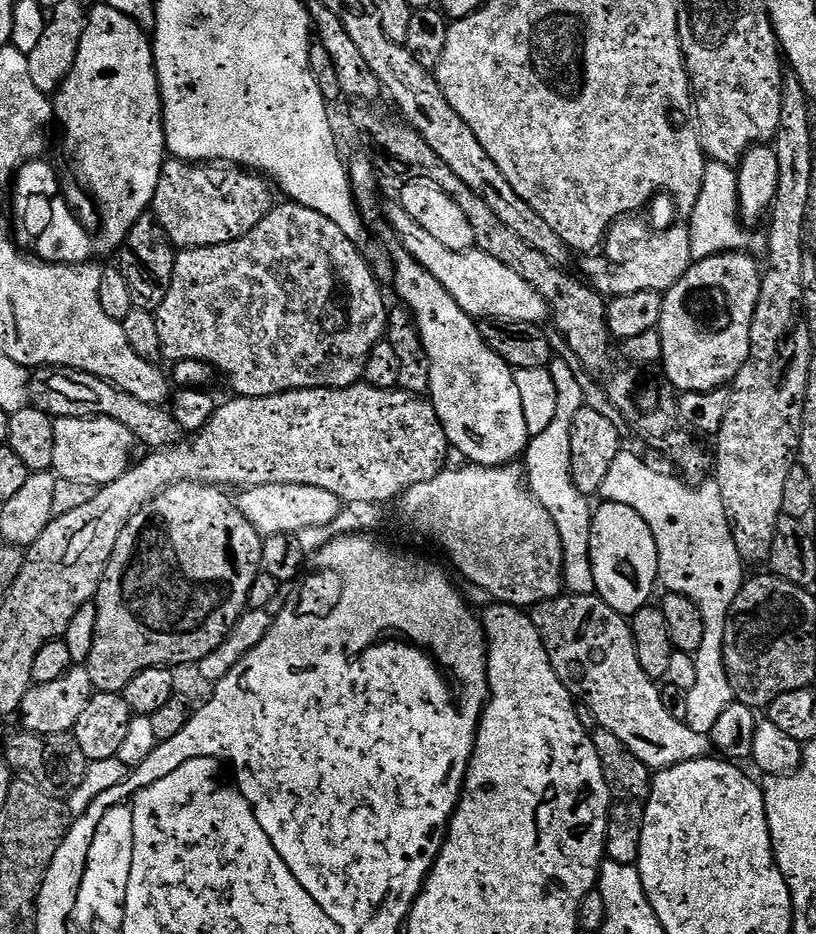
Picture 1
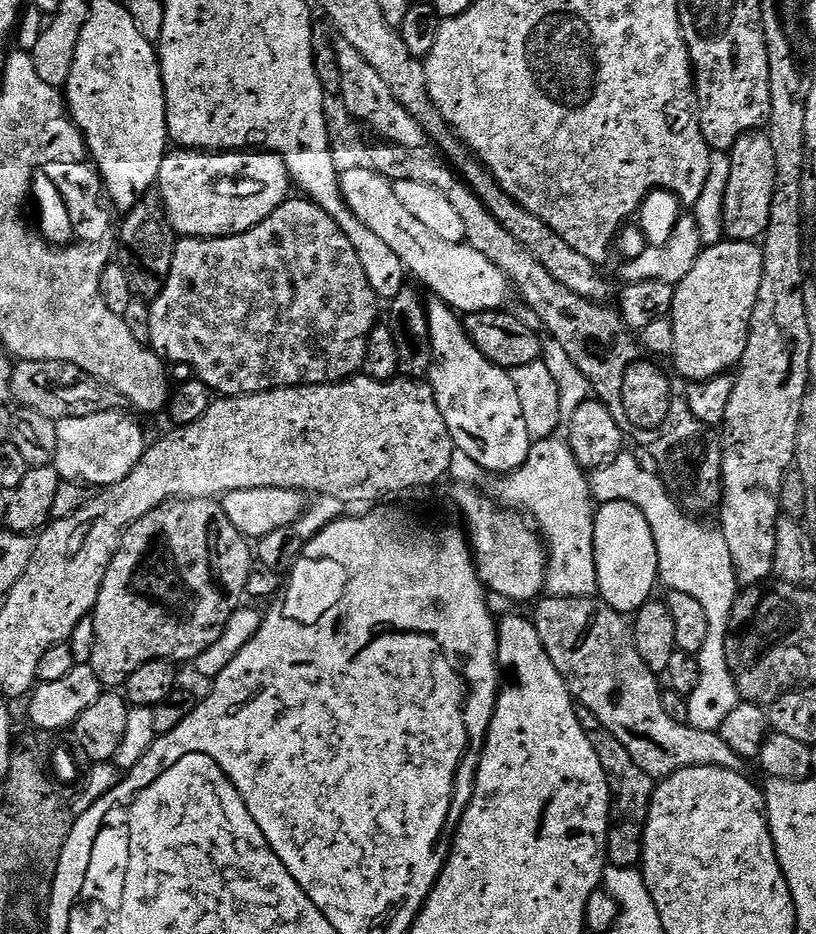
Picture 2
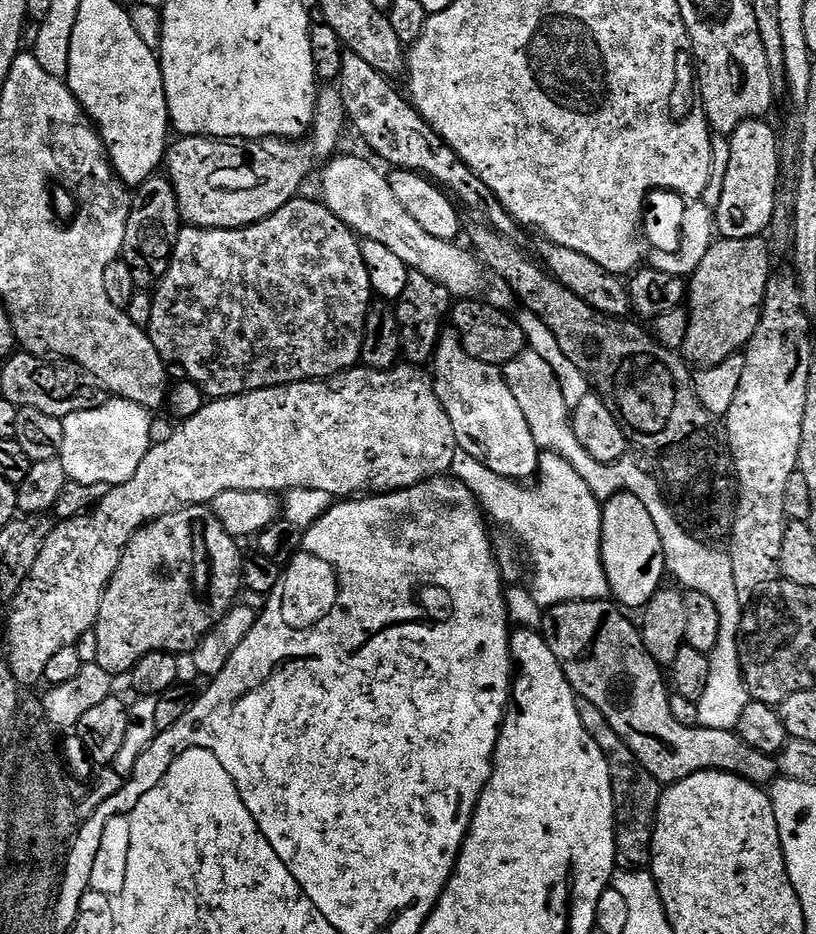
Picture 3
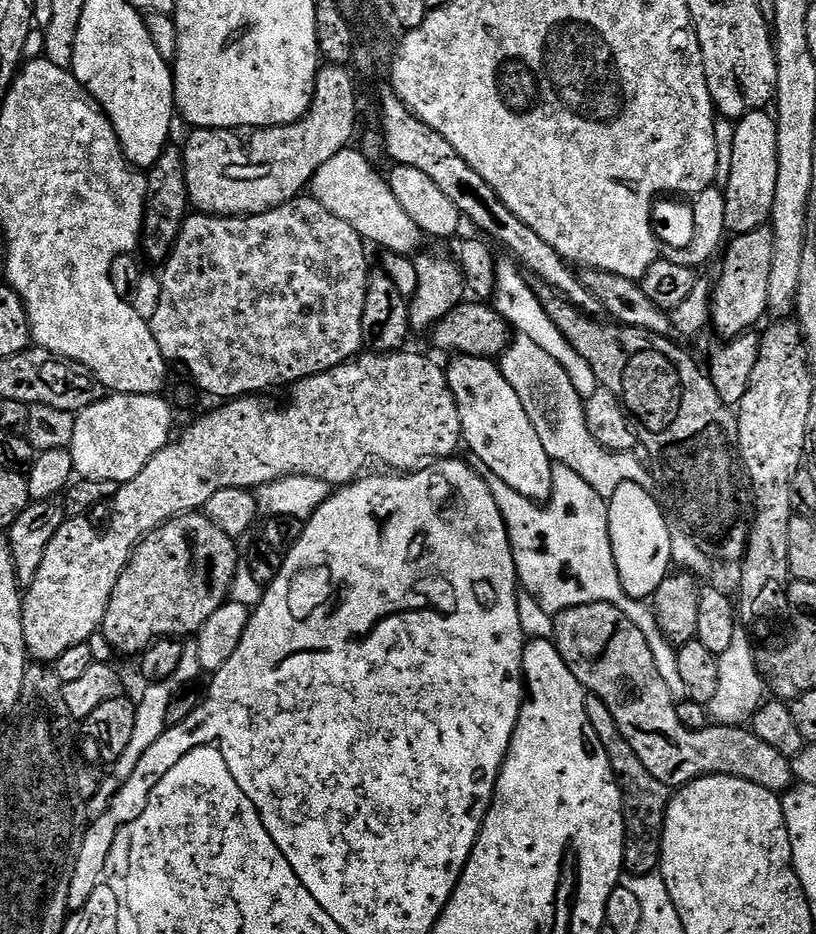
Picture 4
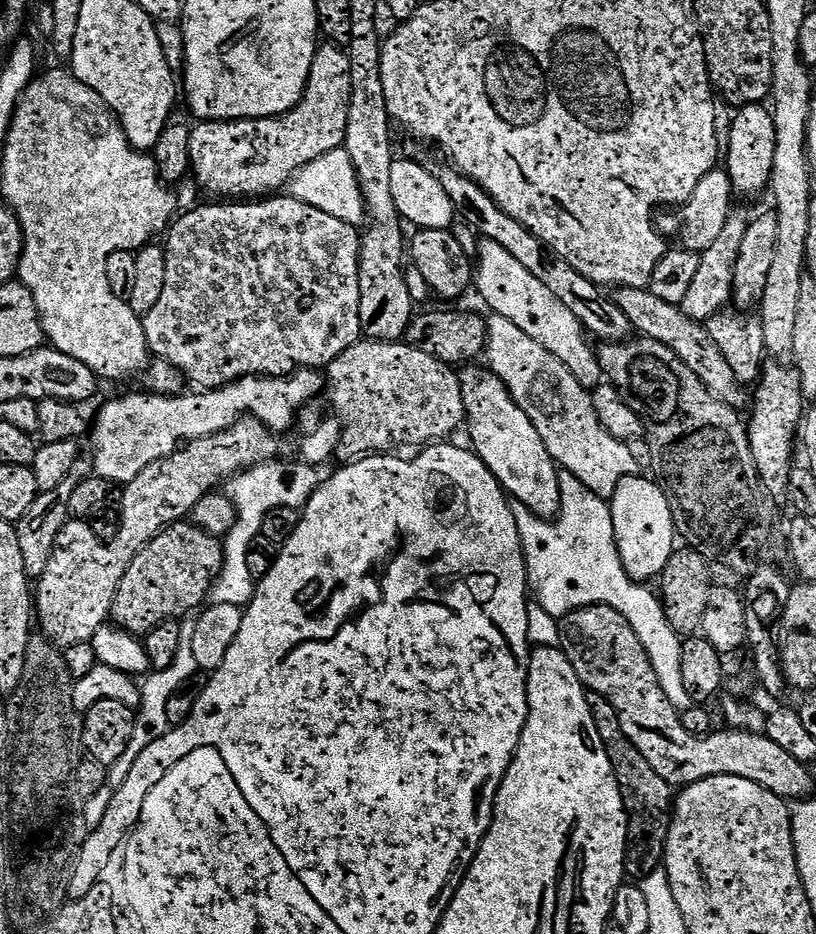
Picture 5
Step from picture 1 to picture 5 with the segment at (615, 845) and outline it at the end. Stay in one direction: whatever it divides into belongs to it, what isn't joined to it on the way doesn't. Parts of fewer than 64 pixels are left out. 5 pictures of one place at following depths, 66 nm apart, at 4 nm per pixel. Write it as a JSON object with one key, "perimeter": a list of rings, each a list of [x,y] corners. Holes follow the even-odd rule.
{"perimeter":[[[593,692],[588,693],[590,714],[594,714],[594,722],[598,726],[598,734],[602,738],[602,746],[606,746],[606,754],[610,758],[610,766],[614,770],[614,778],[620,787],[624,799],[624,808],[628,812],[628,835],[630,843],[624,855],[624,874],[629,881],[645,880],[650,874],[661,871],[664,862],[664,843],[670,830],[672,809],[674,807],[674,789],[654,771],[654,766],[638,754],[634,742],[622,734],[622,726],[618,722],[618,714],[606,698]]]}

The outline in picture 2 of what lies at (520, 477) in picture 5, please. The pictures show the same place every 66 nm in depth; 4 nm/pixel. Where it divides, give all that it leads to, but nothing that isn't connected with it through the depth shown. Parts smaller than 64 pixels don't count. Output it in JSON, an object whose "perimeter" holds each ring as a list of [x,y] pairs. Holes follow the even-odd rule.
{"perimeter":[[[432,298],[427,301],[427,306],[434,357],[430,383],[434,398],[438,402],[438,410],[442,410],[442,418],[446,418],[446,426],[453,442],[459,451],[470,454],[470,458],[474,458],[474,462],[478,462],[478,466],[482,466],[490,474],[515,472],[528,461],[534,441],[530,430],[526,428],[522,402],[518,402],[518,390],[514,390],[509,369],[500,368],[485,358],[482,350],[478,350],[478,346],[474,346],[474,342],[469,338],[463,319],[450,305]]]}

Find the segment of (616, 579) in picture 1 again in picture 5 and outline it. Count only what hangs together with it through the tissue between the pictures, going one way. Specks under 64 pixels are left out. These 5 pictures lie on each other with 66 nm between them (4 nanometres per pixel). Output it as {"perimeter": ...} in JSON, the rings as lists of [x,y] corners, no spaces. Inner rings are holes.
{"perimeter":[[[644,474],[627,476],[618,482],[610,497],[616,545],[626,574],[637,582],[652,582],[659,577],[670,562],[678,544],[672,507],[666,502],[666,494],[655,479]]]}

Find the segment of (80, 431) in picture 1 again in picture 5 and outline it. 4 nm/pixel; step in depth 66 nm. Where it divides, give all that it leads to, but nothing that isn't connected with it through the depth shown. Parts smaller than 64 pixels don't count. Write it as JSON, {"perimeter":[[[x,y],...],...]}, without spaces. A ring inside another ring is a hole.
{"perimeter":[[[297,370],[291,376],[247,376],[237,380],[235,384],[227,384],[225,388],[214,388],[201,391],[200,396],[157,396],[143,394],[144,396],[124,396],[121,400],[112,400],[96,416],[96,425],[91,425],[92,453],[90,459],[95,475],[111,481],[113,485],[123,486],[129,484],[146,466],[164,460],[174,454],[185,442],[197,440],[210,434],[218,434],[230,426],[234,426],[245,418],[261,420],[273,434],[281,434],[296,420],[303,404],[308,404],[316,395],[323,393],[326,380],[319,371]]]}

